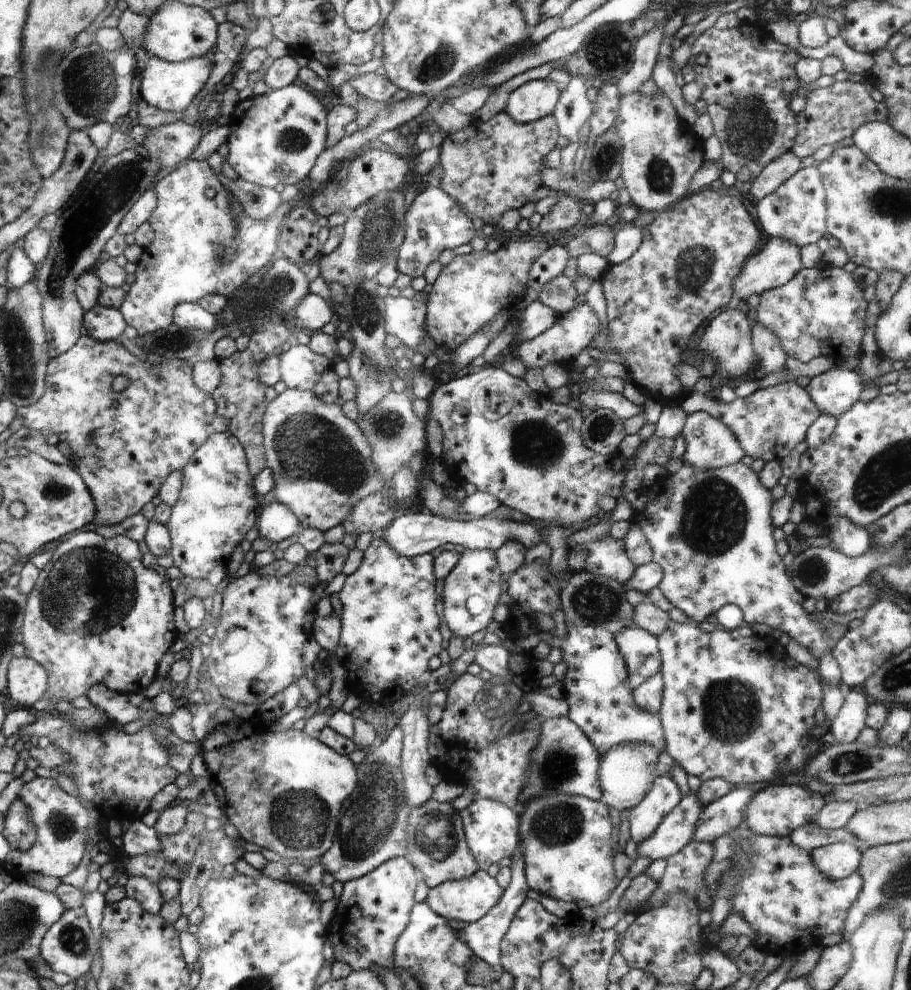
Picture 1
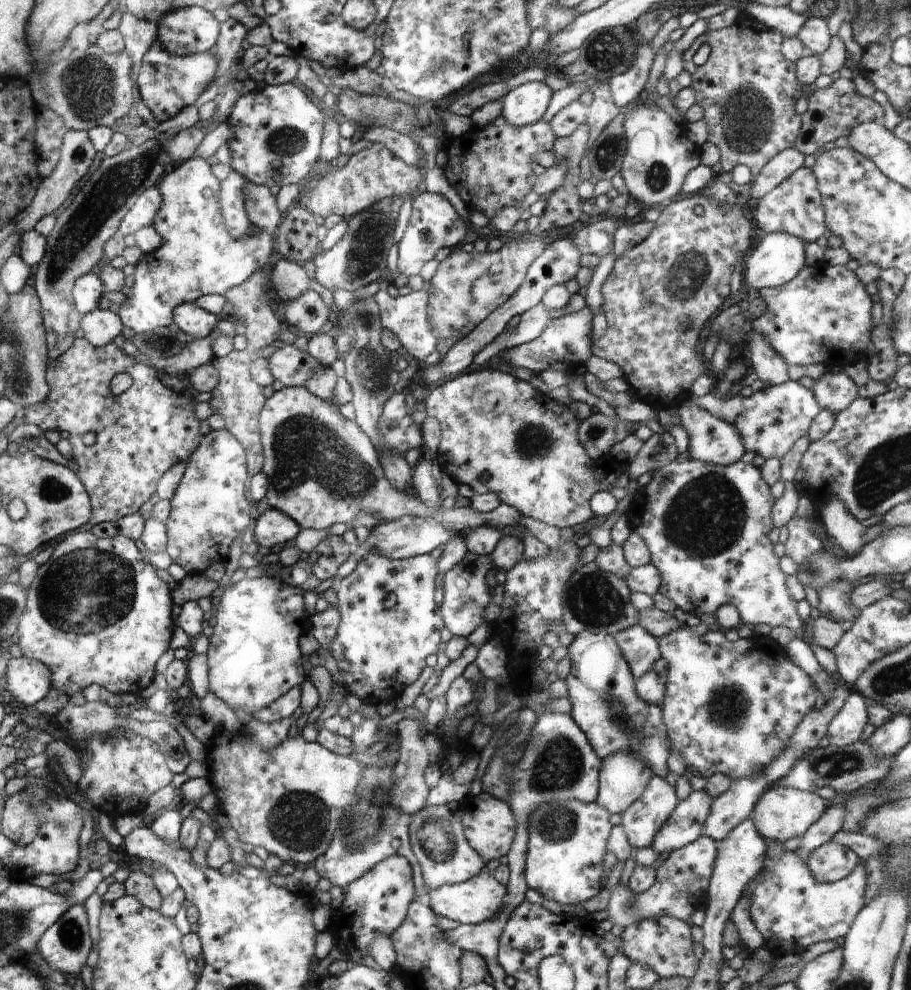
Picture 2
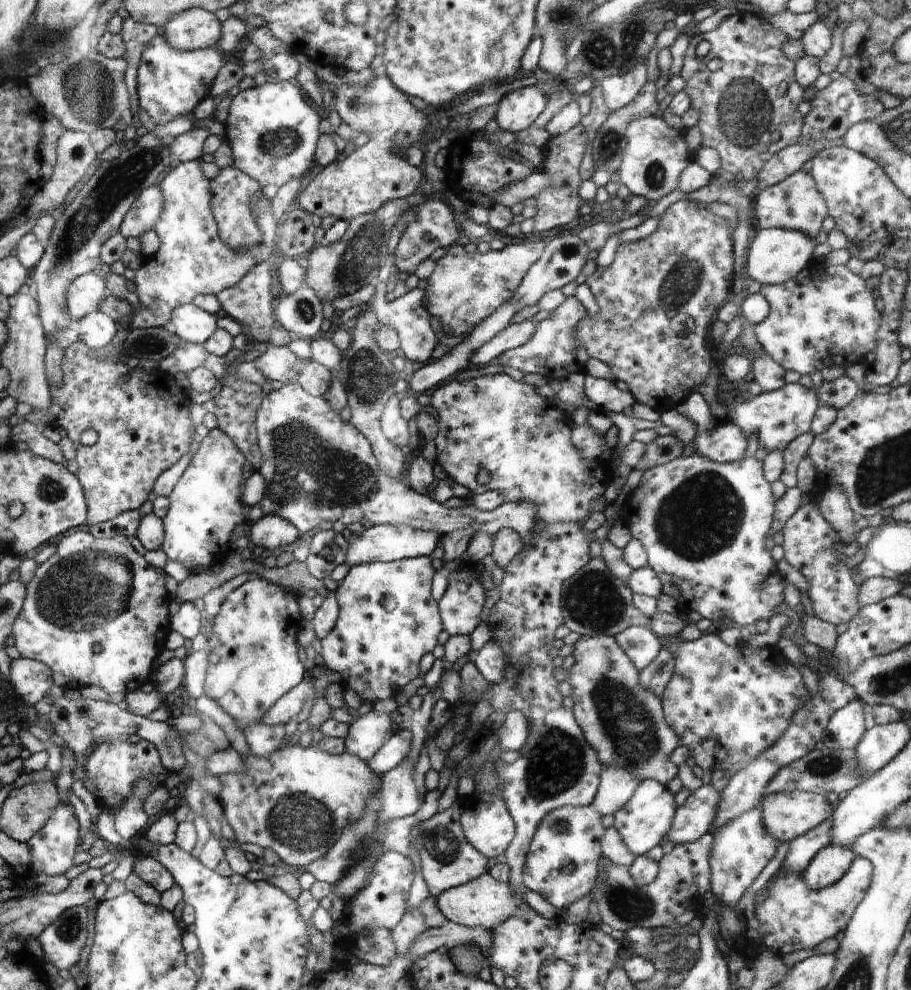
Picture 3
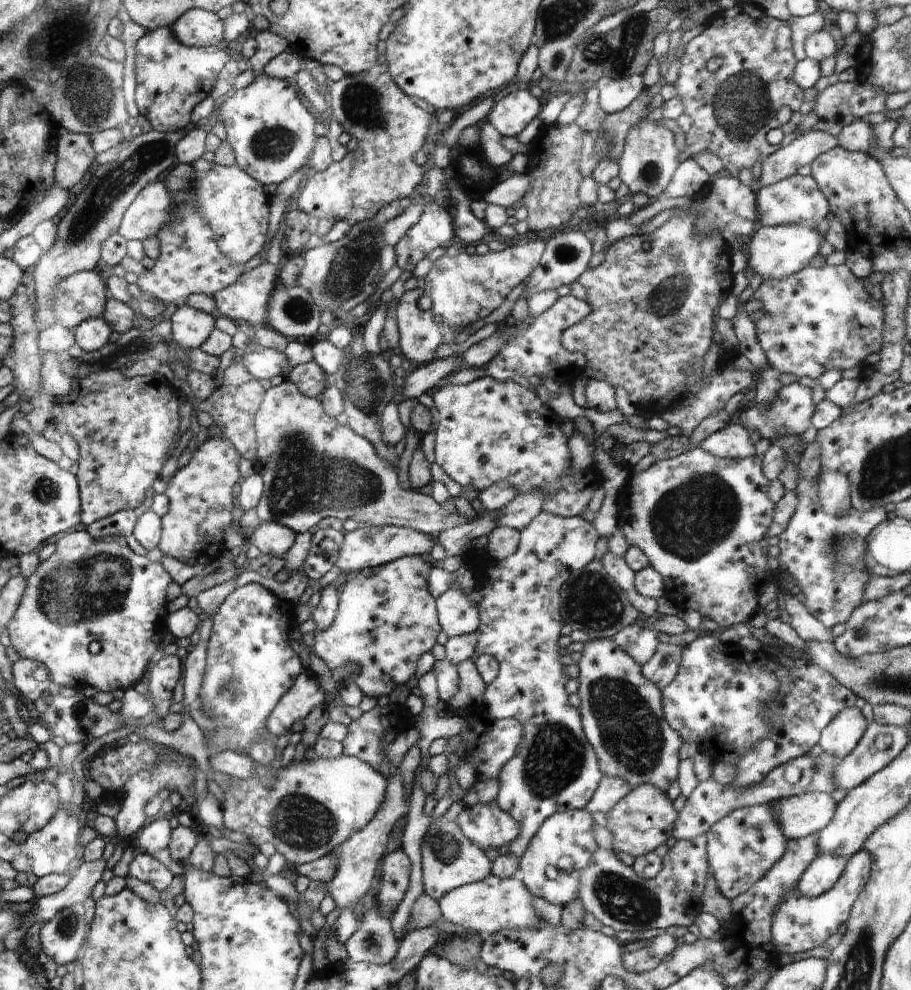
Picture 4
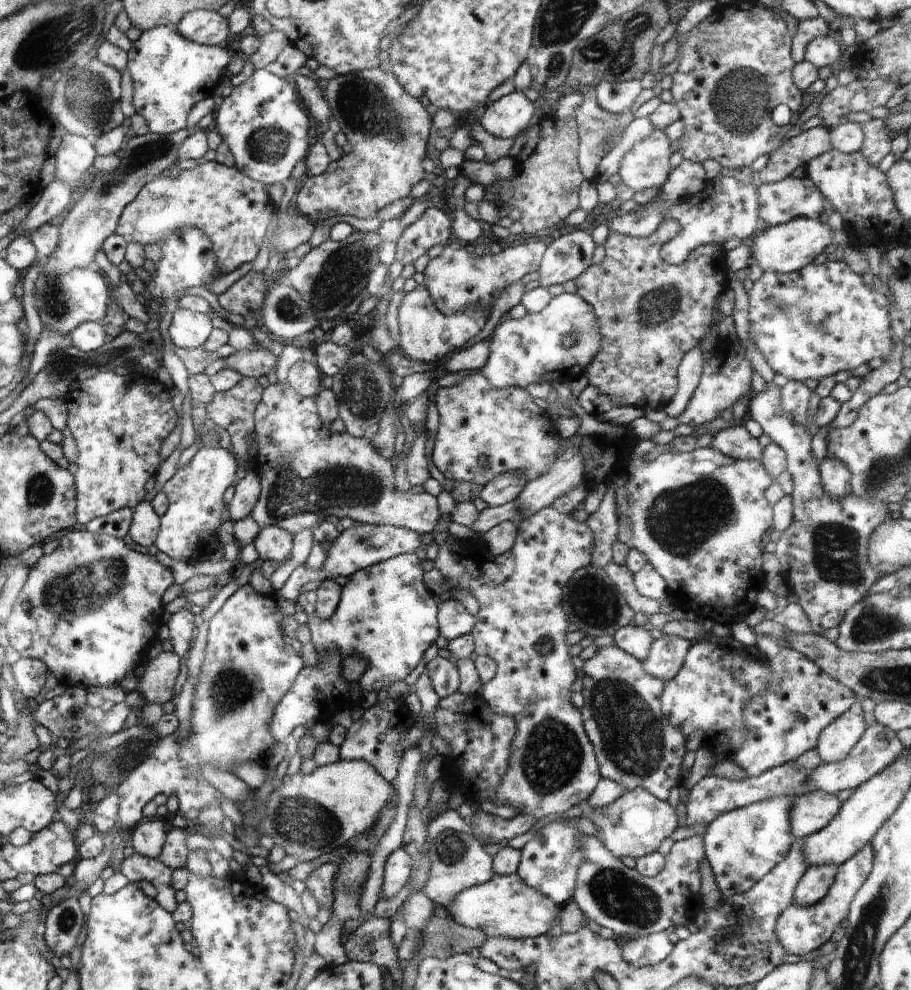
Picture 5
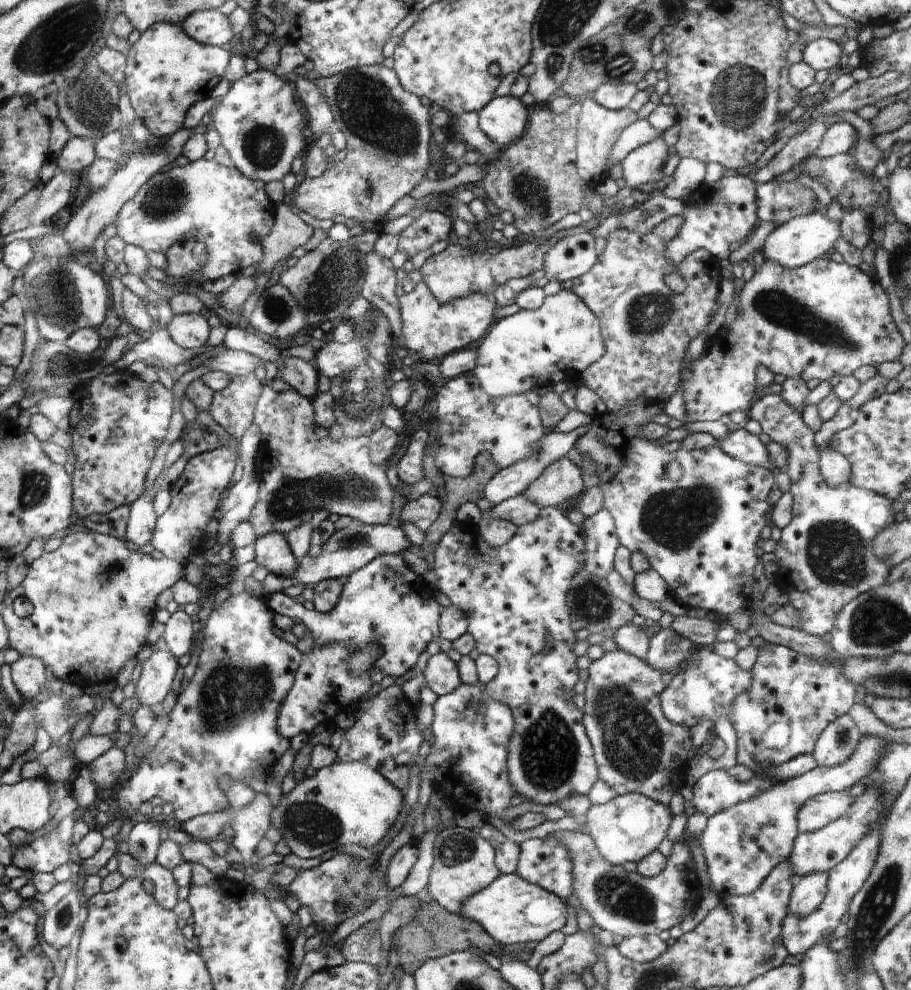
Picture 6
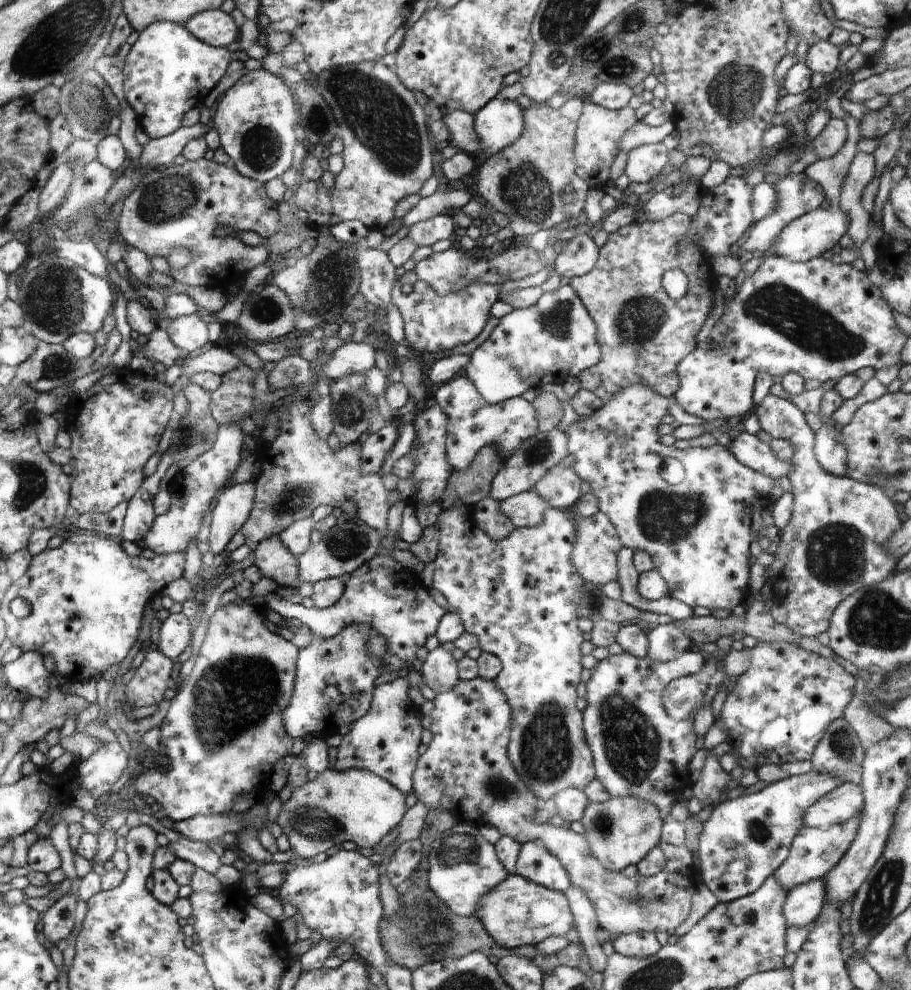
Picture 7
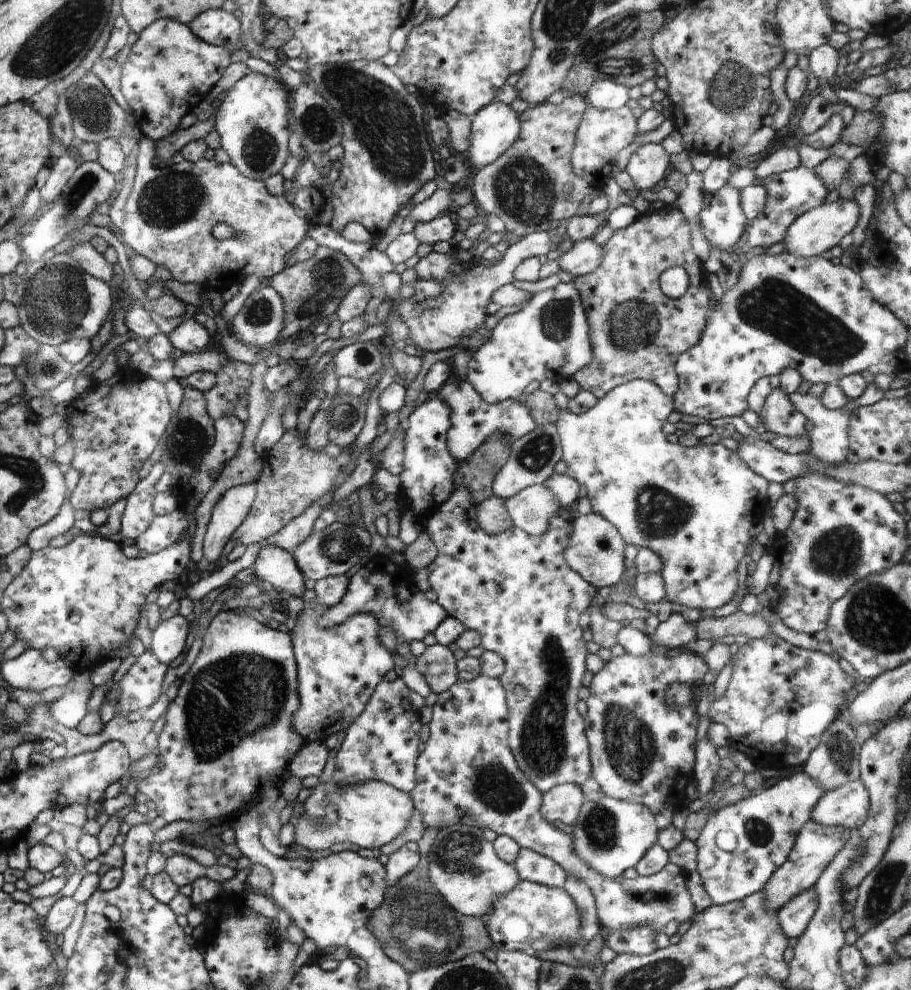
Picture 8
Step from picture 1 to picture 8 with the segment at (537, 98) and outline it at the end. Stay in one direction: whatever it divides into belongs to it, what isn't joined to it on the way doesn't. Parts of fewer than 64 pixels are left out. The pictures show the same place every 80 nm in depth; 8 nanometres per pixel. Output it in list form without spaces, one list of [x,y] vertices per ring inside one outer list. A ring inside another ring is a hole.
[[[490,102],[470,118],[470,148],[463,155],[471,172],[499,158],[520,135],[520,120],[510,105]]]

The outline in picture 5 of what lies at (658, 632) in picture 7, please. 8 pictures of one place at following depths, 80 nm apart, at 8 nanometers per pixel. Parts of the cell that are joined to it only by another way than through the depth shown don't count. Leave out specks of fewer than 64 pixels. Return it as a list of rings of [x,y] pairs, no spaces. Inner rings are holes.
[[[669,635],[654,640],[650,654],[643,663],[646,672],[660,678],[664,683],[669,682],[682,669],[688,650],[693,644],[684,638]]]

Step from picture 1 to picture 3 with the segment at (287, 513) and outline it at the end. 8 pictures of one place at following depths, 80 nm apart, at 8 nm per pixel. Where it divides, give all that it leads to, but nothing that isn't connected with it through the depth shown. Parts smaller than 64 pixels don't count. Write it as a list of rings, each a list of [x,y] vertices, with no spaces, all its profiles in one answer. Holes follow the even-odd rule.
[[[263,515],[250,526],[250,545],[276,550],[299,540],[302,533],[287,520],[276,515]]]

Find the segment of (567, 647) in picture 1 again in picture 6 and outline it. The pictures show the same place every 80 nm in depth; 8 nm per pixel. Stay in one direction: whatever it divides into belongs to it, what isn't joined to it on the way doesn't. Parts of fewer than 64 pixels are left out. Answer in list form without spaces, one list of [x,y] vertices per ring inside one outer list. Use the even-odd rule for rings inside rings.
[[[618,648],[590,664],[584,690],[586,705],[581,709],[582,723],[593,749],[598,778],[617,795],[642,794],[670,806],[673,794],[686,784],[691,760],[688,756],[694,748],[691,728],[666,719],[659,695],[672,678],[690,664],[690,655],[674,672],[656,670],[645,660]]]

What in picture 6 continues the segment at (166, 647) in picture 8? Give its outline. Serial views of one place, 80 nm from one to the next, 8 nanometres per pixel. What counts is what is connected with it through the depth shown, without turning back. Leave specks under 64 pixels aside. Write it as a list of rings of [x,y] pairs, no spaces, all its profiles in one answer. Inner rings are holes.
[[[176,612],[170,616],[165,625],[164,641],[168,652],[176,658],[182,658],[186,654],[191,655],[196,646],[196,634],[192,623],[195,618],[191,618],[186,612]]]

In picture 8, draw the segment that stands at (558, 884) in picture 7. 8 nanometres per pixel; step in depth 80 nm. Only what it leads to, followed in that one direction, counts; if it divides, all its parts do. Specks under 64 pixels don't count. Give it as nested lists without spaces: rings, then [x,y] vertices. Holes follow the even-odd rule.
[[[528,848],[520,849],[513,866],[524,881],[560,889],[566,882],[566,872],[558,863]]]

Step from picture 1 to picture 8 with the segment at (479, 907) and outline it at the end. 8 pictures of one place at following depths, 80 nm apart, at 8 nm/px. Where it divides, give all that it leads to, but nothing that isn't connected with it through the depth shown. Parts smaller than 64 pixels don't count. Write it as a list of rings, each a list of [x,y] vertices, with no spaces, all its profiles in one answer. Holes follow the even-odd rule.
[[[520,880],[510,892],[494,902],[490,916],[485,919],[489,938],[496,950],[520,951],[534,956],[535,952],[542,950],[585,945],[578,906],[574,898],[560,888]],[[564,943],[566,946],[562,947]]]

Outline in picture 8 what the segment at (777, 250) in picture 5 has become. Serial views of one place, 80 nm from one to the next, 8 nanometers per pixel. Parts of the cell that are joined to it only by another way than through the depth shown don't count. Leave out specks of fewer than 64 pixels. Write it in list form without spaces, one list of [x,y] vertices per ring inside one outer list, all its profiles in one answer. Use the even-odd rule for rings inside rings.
[[[838,200],[831,203],[823,203],[816,208],[808,210],[802,214],[795,222],[786,230],[786,238],[784,238],[784,246],[787,252],[792,252],[796,256],[809,258],[819,256],[823,252],[840,244],[842,238],[852,233],[858,224],[860,218],[860,208],[854,200]]]

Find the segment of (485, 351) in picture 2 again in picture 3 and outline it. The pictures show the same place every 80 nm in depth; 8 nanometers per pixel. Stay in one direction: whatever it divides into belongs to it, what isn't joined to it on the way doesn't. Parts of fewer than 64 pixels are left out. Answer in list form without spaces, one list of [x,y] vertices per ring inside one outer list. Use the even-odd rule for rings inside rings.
[[[532,317],[520,323],[506,325],[494,338],[491,338],[469,356],[471,367],[486,366],[503,352],[521,347],[528,342],[537,326],[538,323]]]

